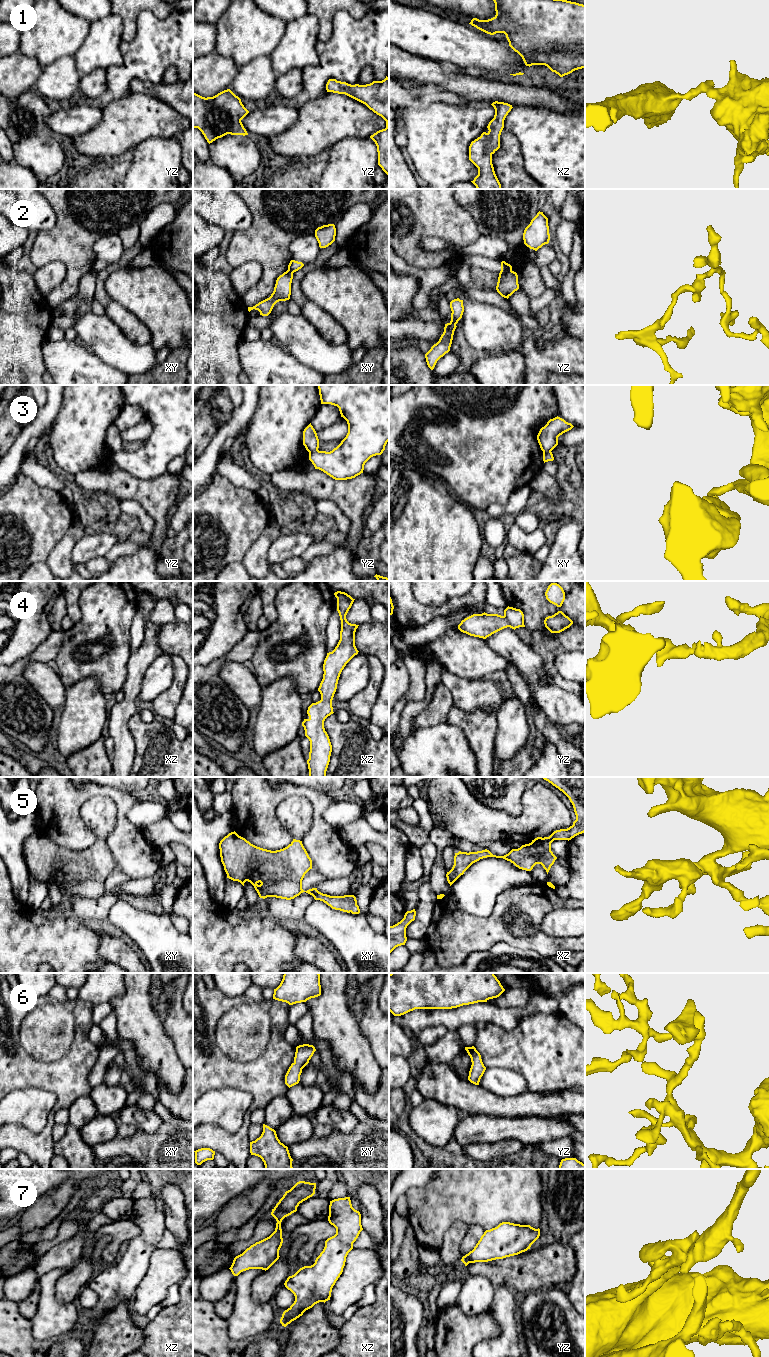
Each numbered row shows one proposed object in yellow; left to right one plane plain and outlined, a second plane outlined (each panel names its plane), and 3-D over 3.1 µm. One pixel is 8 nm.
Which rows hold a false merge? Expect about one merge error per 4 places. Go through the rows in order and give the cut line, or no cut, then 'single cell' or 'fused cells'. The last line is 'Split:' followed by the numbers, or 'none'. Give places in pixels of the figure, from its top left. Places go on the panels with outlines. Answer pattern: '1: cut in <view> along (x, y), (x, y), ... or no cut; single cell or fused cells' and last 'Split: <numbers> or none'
1: no cut; single cell
2: cut in yz along (511, 269), (500, 272); fused cells
3: cut in yz along (317, 449), (309, 453); fused cells
4: no cut; single cell
5: no cut; single cell
6: no cut; single cell
7: no cut; single cell
Split: 2, 3

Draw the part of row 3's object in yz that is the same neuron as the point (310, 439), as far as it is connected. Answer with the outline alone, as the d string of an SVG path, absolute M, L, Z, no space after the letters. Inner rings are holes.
M311 423L303 431L303 445L309 453L319 448L319 439Z

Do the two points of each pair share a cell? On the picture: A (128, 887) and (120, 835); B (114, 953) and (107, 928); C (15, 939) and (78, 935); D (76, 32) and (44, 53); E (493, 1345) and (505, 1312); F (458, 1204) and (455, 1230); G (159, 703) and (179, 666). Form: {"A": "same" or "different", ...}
{"A": "different", "B": "different", "C": "same", "D": "same", "E": "same", "F": "different", "G": "same"}

